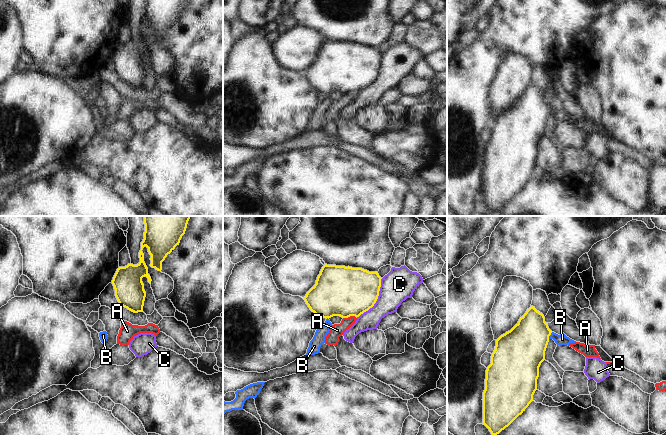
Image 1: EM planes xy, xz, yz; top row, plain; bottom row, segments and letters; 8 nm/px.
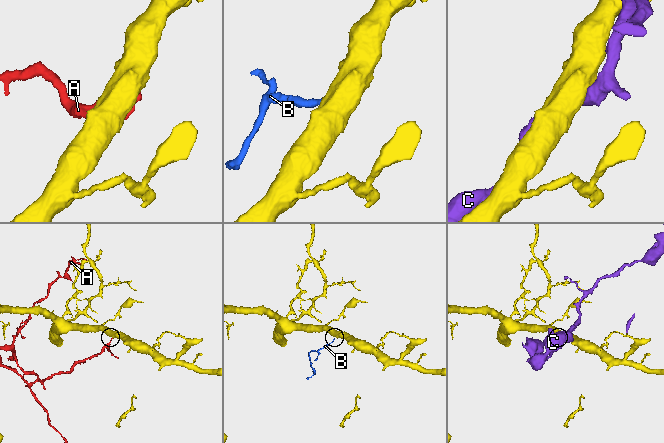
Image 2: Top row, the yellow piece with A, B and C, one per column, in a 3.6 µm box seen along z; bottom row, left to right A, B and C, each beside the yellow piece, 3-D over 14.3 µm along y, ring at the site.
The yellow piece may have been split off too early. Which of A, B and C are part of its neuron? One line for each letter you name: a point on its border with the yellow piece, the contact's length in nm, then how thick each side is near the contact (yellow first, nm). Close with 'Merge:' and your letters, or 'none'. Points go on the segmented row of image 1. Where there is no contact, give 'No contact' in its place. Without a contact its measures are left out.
B: Touches yellow at yz (550, 334). Shared border 70 nm. Thickness 360 nm (yellow) against 90 nm
Merge: B

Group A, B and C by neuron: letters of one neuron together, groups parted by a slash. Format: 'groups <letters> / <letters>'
groups A / B / C

